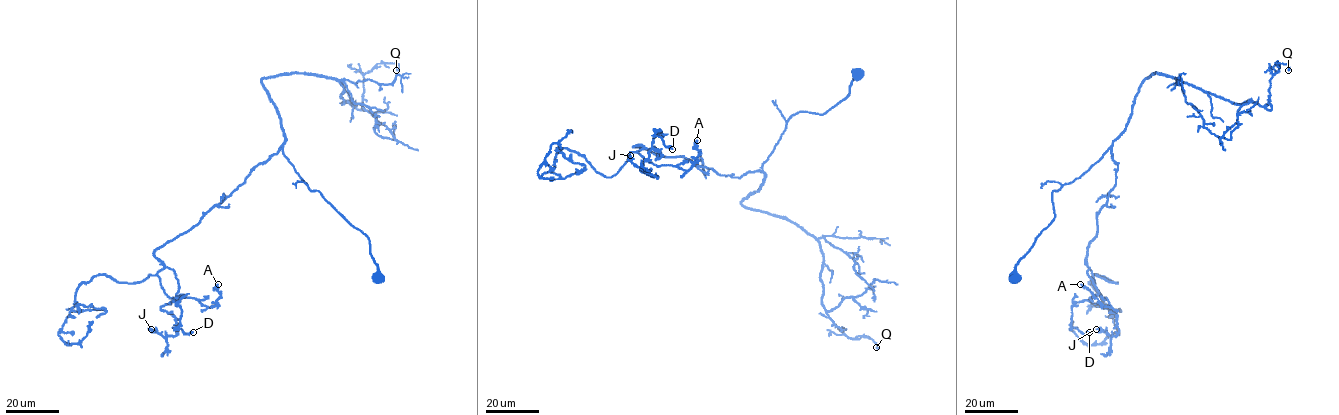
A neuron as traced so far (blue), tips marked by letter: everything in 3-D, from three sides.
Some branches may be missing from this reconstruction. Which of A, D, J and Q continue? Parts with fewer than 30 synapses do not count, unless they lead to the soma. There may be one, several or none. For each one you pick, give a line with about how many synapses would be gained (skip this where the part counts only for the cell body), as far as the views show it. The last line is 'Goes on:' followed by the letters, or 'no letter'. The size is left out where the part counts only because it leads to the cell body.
Goes on: no letter

